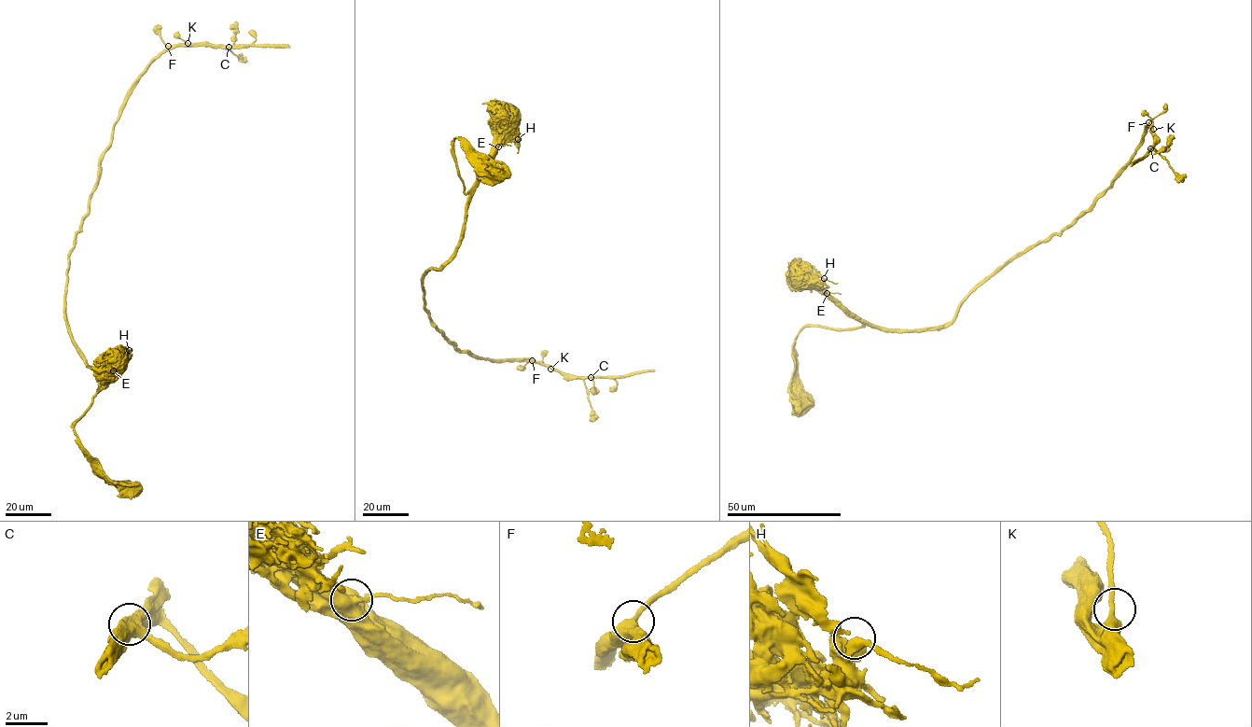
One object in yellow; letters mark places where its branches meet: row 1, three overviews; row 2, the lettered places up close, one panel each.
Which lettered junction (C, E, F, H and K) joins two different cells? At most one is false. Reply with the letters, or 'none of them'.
none of them

